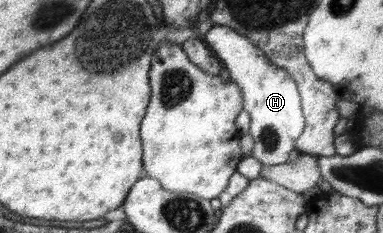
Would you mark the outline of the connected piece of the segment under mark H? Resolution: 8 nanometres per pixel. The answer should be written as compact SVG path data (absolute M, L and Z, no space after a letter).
M213 26L204 36L204 41L228 70L232 82L241 89L243 109L250 115L248 133L254 139L250 161L260 165L280 165L289 161L291 151L295 150L297 137L305 126L300 92L294 79L278 66L271 64L262 49L254 47L252 41L238 35L230 27Z

